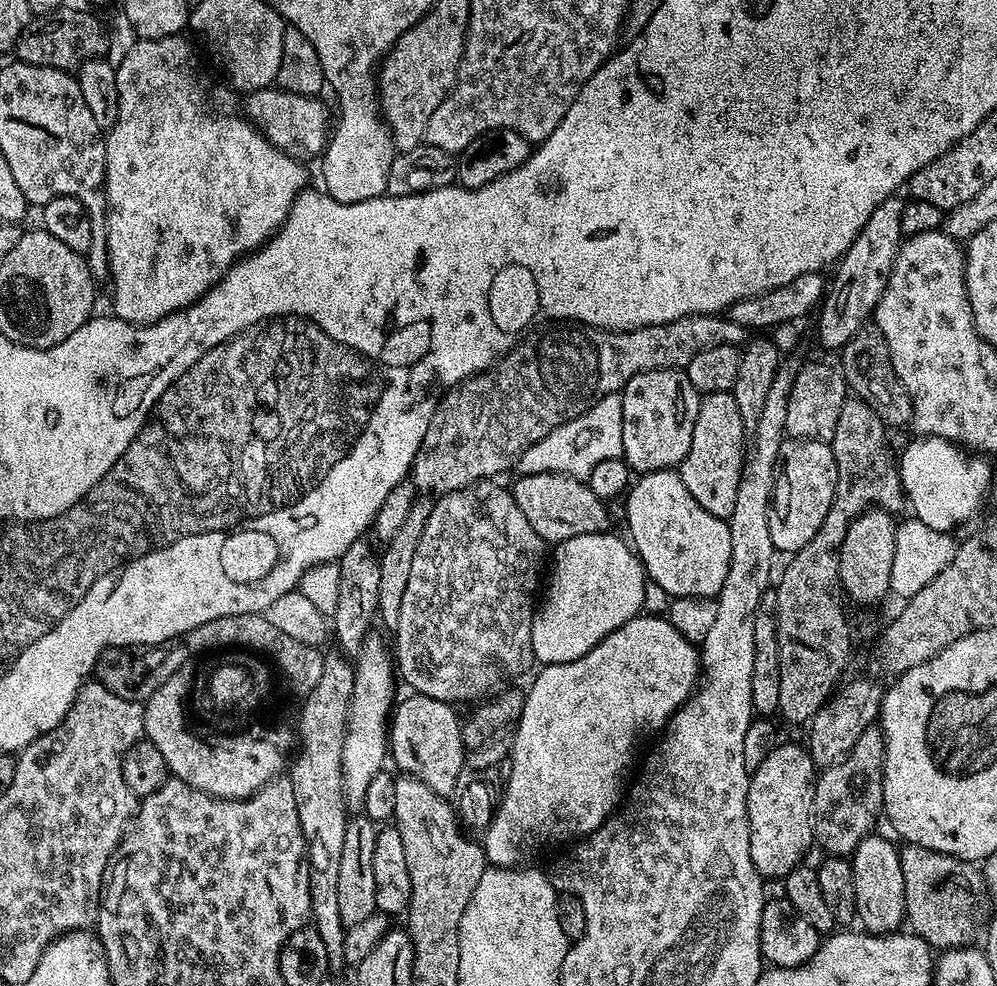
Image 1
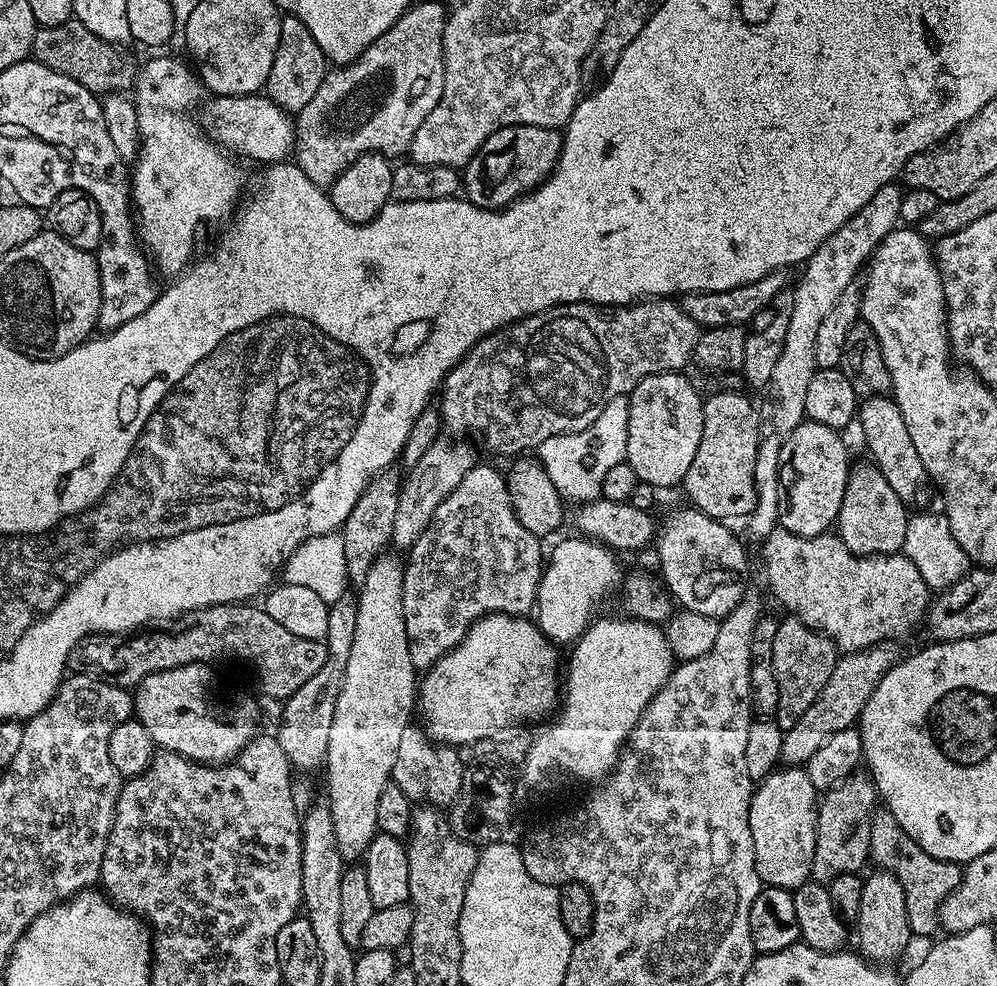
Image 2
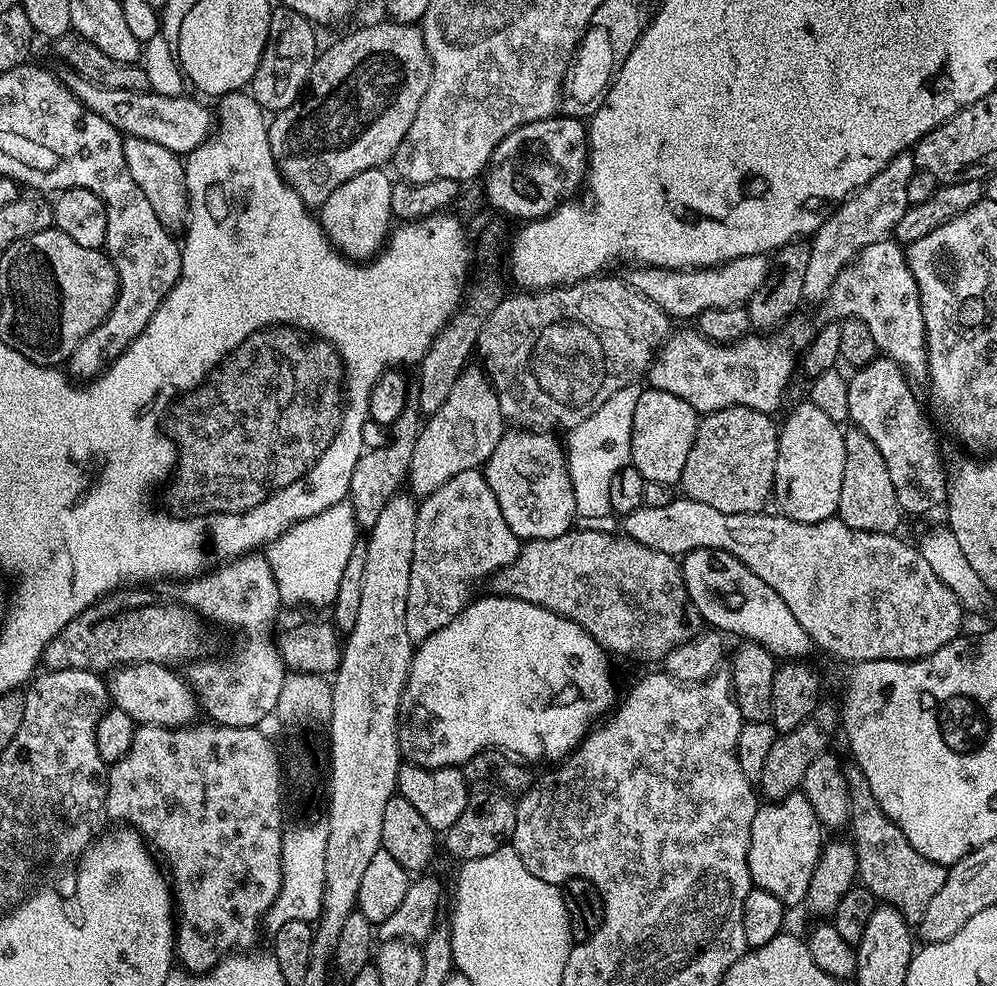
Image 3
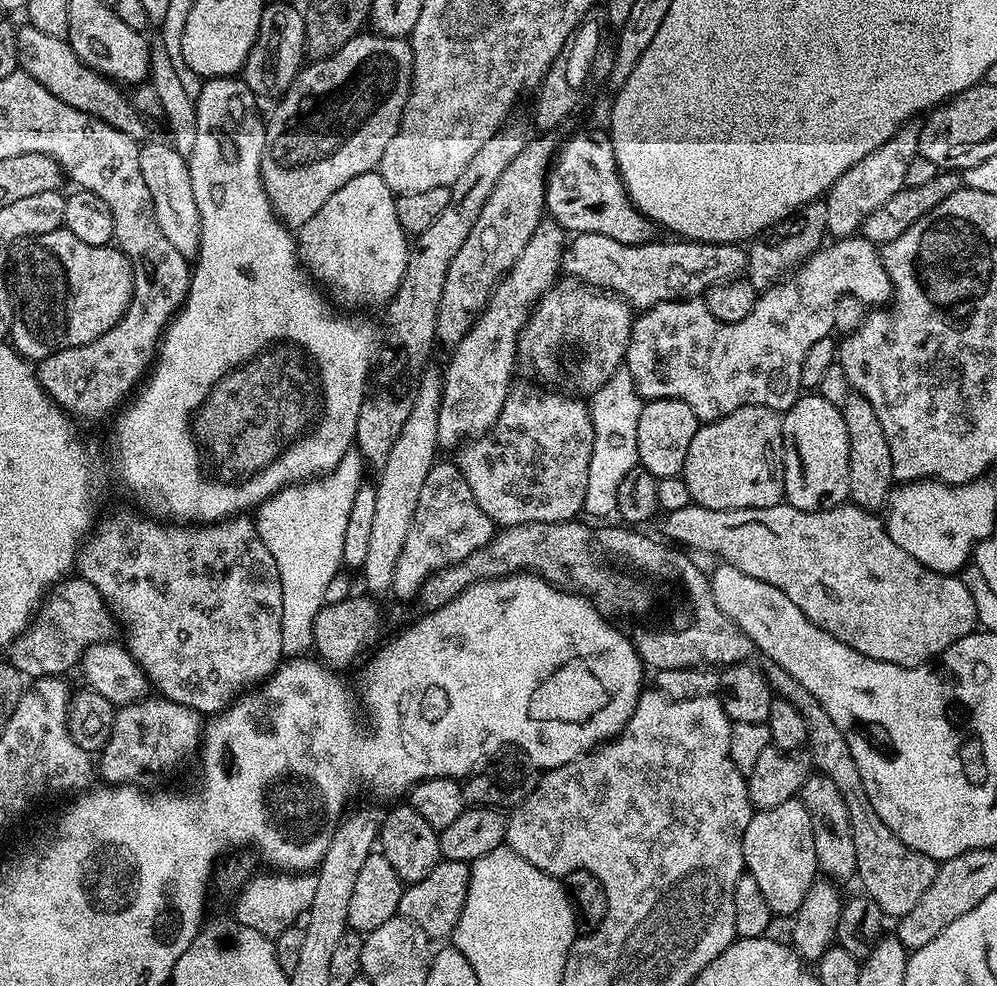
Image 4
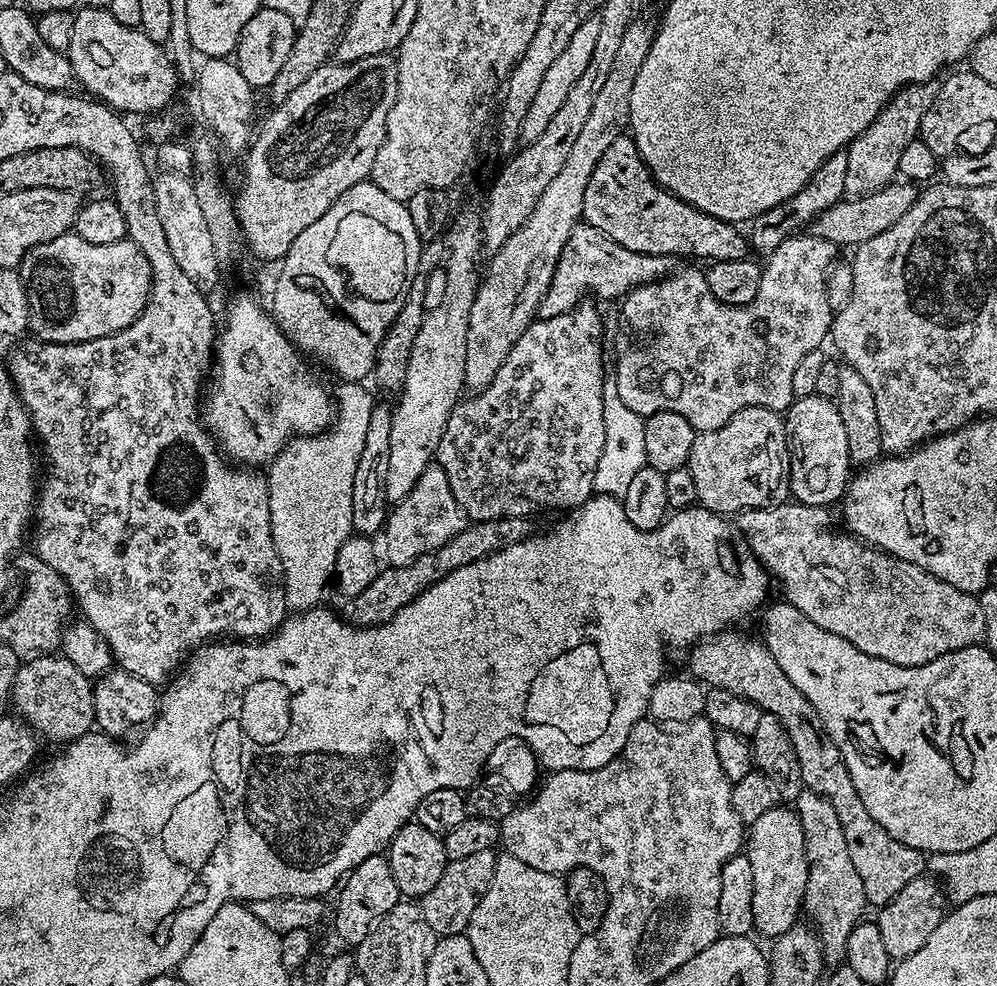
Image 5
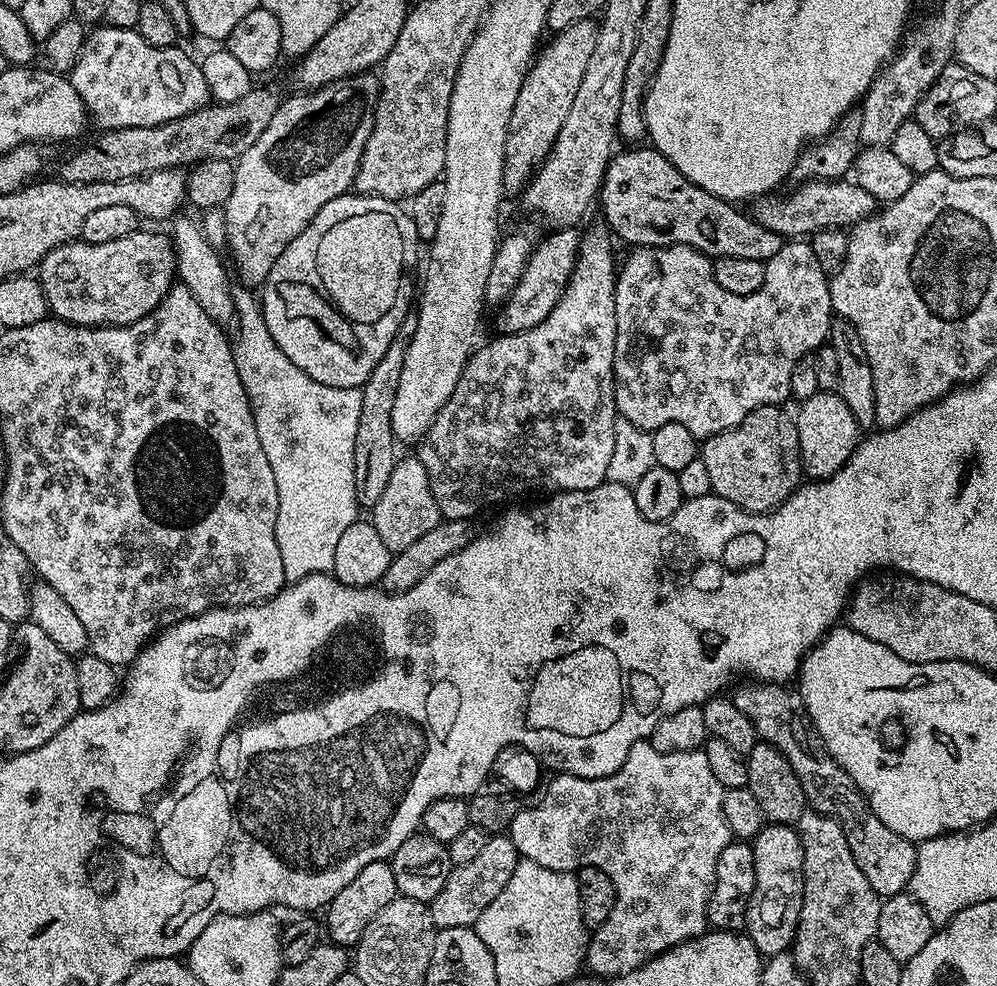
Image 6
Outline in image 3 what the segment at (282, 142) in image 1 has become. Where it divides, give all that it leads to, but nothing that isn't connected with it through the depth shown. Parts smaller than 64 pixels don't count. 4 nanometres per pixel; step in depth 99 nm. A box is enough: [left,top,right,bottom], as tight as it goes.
[62,71,214,158]

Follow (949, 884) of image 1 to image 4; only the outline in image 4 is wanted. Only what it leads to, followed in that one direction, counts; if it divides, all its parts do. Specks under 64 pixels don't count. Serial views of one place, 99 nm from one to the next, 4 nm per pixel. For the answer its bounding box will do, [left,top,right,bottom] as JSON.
[766,663,937,918]

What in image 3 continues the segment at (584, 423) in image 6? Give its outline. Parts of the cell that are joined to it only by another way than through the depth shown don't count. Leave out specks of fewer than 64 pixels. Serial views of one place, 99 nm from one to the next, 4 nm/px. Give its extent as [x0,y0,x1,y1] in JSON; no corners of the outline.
[482,426,576,542]

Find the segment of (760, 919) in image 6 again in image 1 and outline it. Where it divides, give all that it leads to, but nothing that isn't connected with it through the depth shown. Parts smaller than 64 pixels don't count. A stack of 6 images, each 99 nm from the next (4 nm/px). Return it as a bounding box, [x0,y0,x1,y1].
[748,743,818,878]

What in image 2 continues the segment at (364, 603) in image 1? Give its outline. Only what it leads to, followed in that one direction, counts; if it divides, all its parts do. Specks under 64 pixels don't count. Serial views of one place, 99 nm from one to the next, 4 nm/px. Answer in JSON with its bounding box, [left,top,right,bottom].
[339,470,401,586]

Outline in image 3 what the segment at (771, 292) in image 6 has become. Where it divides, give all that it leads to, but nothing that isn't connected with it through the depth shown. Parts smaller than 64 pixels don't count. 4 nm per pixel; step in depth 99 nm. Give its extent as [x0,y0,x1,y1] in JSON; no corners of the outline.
[646,238,928,414]

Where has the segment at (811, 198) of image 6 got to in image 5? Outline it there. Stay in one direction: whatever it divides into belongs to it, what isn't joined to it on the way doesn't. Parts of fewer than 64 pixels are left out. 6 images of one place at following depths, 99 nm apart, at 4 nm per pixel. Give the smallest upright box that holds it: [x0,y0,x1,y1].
[811,182,918,246]

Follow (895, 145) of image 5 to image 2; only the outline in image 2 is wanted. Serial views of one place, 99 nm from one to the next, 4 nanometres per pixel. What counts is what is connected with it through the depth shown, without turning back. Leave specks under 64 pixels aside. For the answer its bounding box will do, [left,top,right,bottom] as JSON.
[746,182,904,538]

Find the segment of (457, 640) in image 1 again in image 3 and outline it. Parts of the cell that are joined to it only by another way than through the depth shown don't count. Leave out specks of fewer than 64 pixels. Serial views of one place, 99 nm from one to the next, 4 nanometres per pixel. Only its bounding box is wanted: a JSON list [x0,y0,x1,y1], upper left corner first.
[406,468,521,642]

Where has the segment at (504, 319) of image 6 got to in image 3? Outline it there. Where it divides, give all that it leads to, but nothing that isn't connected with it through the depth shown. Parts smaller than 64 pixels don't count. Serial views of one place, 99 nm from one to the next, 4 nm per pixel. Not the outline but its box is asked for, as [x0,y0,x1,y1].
[626,254,769,322]

